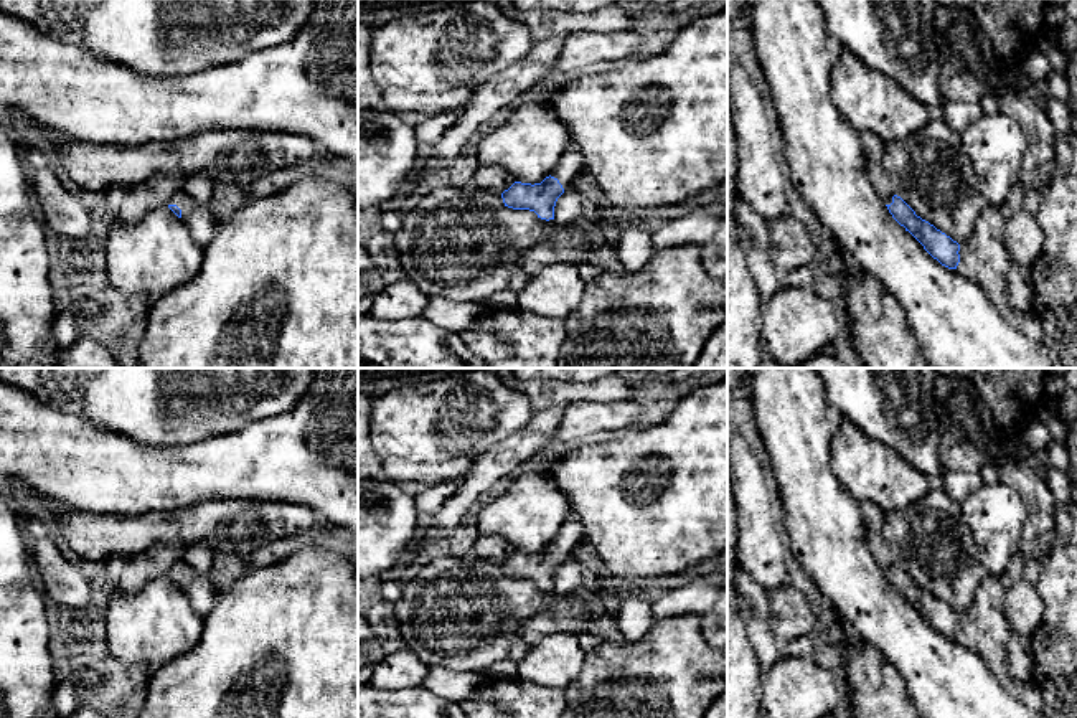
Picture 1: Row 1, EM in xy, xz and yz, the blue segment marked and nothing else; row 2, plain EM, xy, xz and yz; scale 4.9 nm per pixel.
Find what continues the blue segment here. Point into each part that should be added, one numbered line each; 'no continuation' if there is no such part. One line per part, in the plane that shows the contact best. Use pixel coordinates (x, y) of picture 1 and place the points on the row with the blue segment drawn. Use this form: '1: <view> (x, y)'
1: xy (198, 218)

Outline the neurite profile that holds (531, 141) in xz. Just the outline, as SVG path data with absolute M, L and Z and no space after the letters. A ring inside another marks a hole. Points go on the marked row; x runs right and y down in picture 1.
M548 101L511 107L508 119L477 147L480 167L500 167L521 183L541 183L571 144L571 134Z

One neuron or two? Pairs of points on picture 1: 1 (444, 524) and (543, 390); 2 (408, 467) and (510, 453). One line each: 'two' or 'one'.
1: two
2: two

